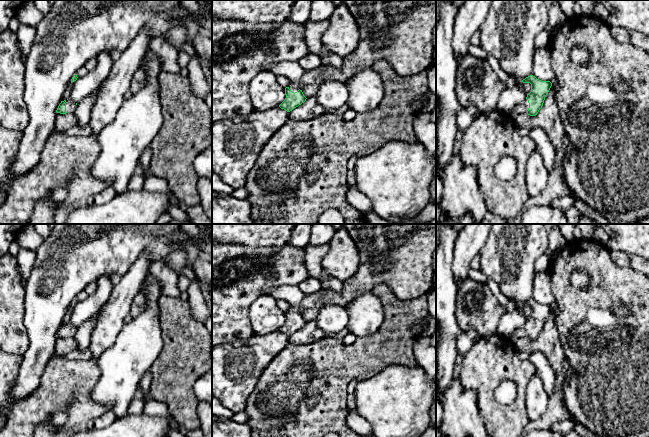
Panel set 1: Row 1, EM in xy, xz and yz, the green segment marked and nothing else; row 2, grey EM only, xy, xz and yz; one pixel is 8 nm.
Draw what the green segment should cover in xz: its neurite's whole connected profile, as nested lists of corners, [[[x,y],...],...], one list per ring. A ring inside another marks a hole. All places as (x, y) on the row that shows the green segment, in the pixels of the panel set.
[[[290,83],[288,87],[285,88],[286,98],[279,105],[281,109],[290,112],[294,108],[298,107],[302,103],[306,101],[306,97],[304,96],[302,90],[300,90],[295,84]]]

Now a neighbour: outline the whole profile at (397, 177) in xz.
[[[389,141],[373,153],[358,158],[354,166],[357,188],[370,199],[378,216],[391,224],[406,224],[431,202],[434,159],[419,142]]]

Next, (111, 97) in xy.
[[[142,28],[127,49],[114,61],[90,113],[90,137],[96,139],[97,134],[114,121],[125,101],[124,94],[130,90],[131,78],[141,68],[153,37],[150,30]]]

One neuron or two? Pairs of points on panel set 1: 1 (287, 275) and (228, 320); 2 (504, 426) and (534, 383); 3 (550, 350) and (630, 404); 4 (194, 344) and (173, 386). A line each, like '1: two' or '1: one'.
1: one
2: two
3: two
4: one

